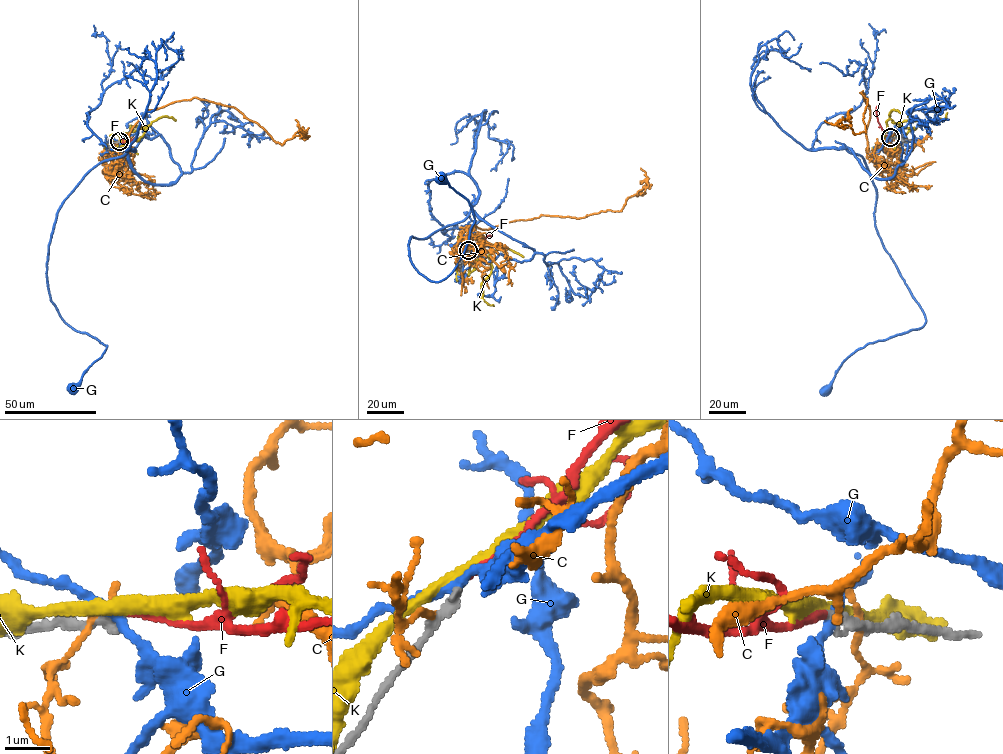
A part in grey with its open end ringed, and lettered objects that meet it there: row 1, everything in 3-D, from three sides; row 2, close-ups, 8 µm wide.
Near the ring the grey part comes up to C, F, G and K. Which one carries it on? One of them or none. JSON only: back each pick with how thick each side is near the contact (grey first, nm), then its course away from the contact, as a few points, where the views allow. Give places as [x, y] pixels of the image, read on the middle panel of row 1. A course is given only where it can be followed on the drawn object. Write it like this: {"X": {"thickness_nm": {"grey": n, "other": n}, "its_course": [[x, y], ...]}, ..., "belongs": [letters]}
{"F": {"thickness_nm": {"grey": 180, "other": 150}, "its_course": [[468, 250], [491, 236]]}, "belongs": ["F"]}

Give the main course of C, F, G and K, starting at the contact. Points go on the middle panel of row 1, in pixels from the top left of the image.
C: (467, 252), (454, 249), (474, 225), (620, 211), (648, 185), (640, 168)
F: (468, 250), (491, 236)
G: (468, 251), (534, 251), (472, 205), (410, 238), (418, 272), (443, 280), (475, 218), (440, 178)
K: (468, 251), (479, 243), (497, 247), (489, 255), (492, 269), (481, 284), (482, 298), (493, 306)

